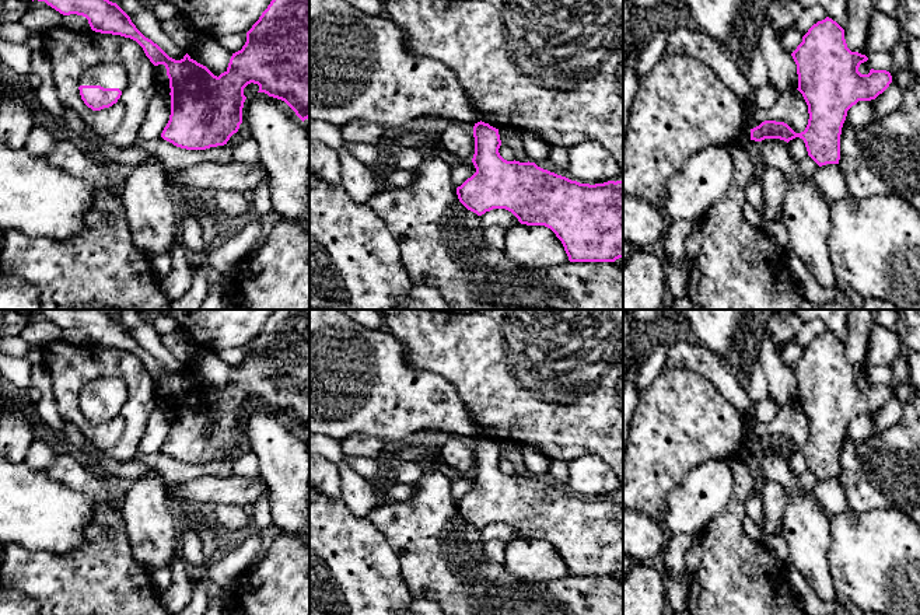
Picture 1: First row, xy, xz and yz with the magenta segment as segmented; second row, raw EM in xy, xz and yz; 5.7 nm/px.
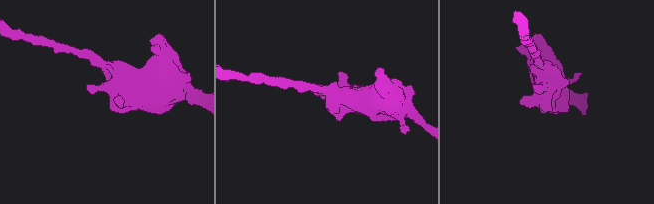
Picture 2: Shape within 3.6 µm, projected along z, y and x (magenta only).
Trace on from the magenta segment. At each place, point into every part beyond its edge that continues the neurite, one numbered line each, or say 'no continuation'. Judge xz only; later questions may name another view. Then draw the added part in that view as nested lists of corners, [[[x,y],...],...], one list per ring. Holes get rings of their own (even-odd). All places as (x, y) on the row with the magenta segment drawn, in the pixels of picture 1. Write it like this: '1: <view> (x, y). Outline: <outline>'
no continuation

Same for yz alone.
no continuation

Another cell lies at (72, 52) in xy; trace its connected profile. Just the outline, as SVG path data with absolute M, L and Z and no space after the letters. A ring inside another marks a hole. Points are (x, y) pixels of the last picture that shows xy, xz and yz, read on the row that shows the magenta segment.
M56 27L42 32L42 49L52 63L60 104L73 109L105 141L119 148L132 147L139 137L147 105L160 90L154 64L143 48L120 35ZM102 64L123 66L129 84L116 104L92 111L81 99L78 81L87 69Z

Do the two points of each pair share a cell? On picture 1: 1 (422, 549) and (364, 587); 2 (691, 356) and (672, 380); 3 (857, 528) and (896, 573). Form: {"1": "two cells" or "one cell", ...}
{"1": "two cells", "2": "two cells", "3": "one cell"}

